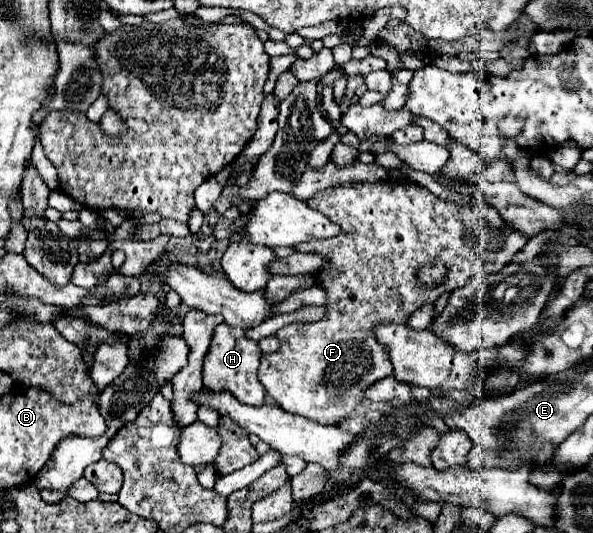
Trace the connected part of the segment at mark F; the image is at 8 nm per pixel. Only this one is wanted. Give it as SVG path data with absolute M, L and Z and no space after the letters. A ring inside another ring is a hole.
M383 180L381 184L357 184L351 188L335 186L321 190L307 200L313 210L323 212L329 220L341 226L341 234L329 240L309 240L297 244L301 252L319 252L327 258L327 264L319 270L315 284L327 290L327 316L313 324L289 324L283 326L275 336L281 346L273 354L261 356L259 382L275 402L287 412L295 412L313 422L325 426L337 426L365 400L365 390L373 382L389 376L393 366L381 344L377 344L371 328L377 322L405 324L407 316L425 302L435 302L443 292L451 292L467 282L471 274L499 272L511 262L511 256L527 242L519 232L509 232L505 240L497 232L489 232L489 204L459 206L445 202L431 194L419 184L407 184L403 180ZM443 262L447 268L445 282L429 286L413 286L413 276L423 264Z

